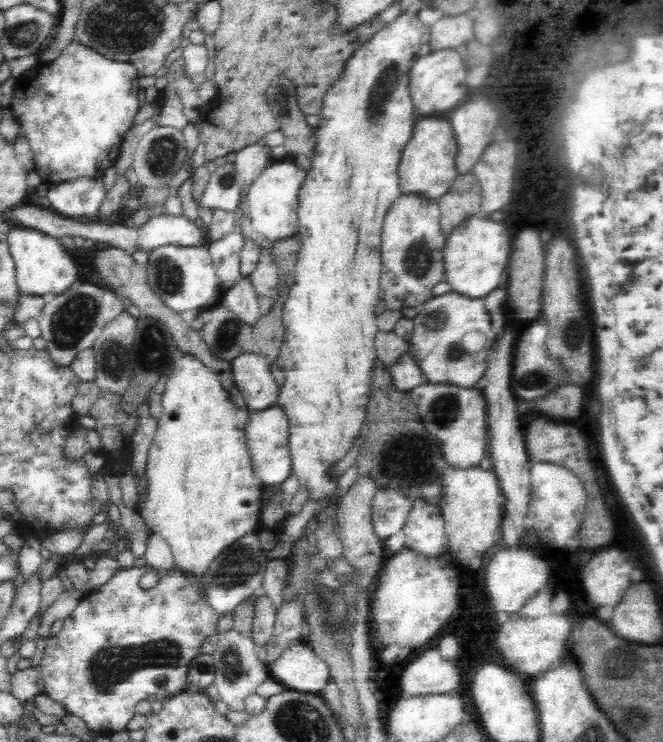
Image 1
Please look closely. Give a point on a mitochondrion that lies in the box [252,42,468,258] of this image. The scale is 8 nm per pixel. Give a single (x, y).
(381, 89)

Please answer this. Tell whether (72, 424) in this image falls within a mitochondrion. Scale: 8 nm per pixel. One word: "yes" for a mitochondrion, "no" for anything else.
no

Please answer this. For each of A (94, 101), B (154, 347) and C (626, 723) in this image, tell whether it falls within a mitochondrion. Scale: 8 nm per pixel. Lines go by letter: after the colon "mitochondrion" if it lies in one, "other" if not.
A: other
B: mitochondrion
C: mitochondrion

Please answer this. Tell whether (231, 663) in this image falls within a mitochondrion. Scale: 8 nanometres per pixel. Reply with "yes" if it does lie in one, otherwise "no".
yes

